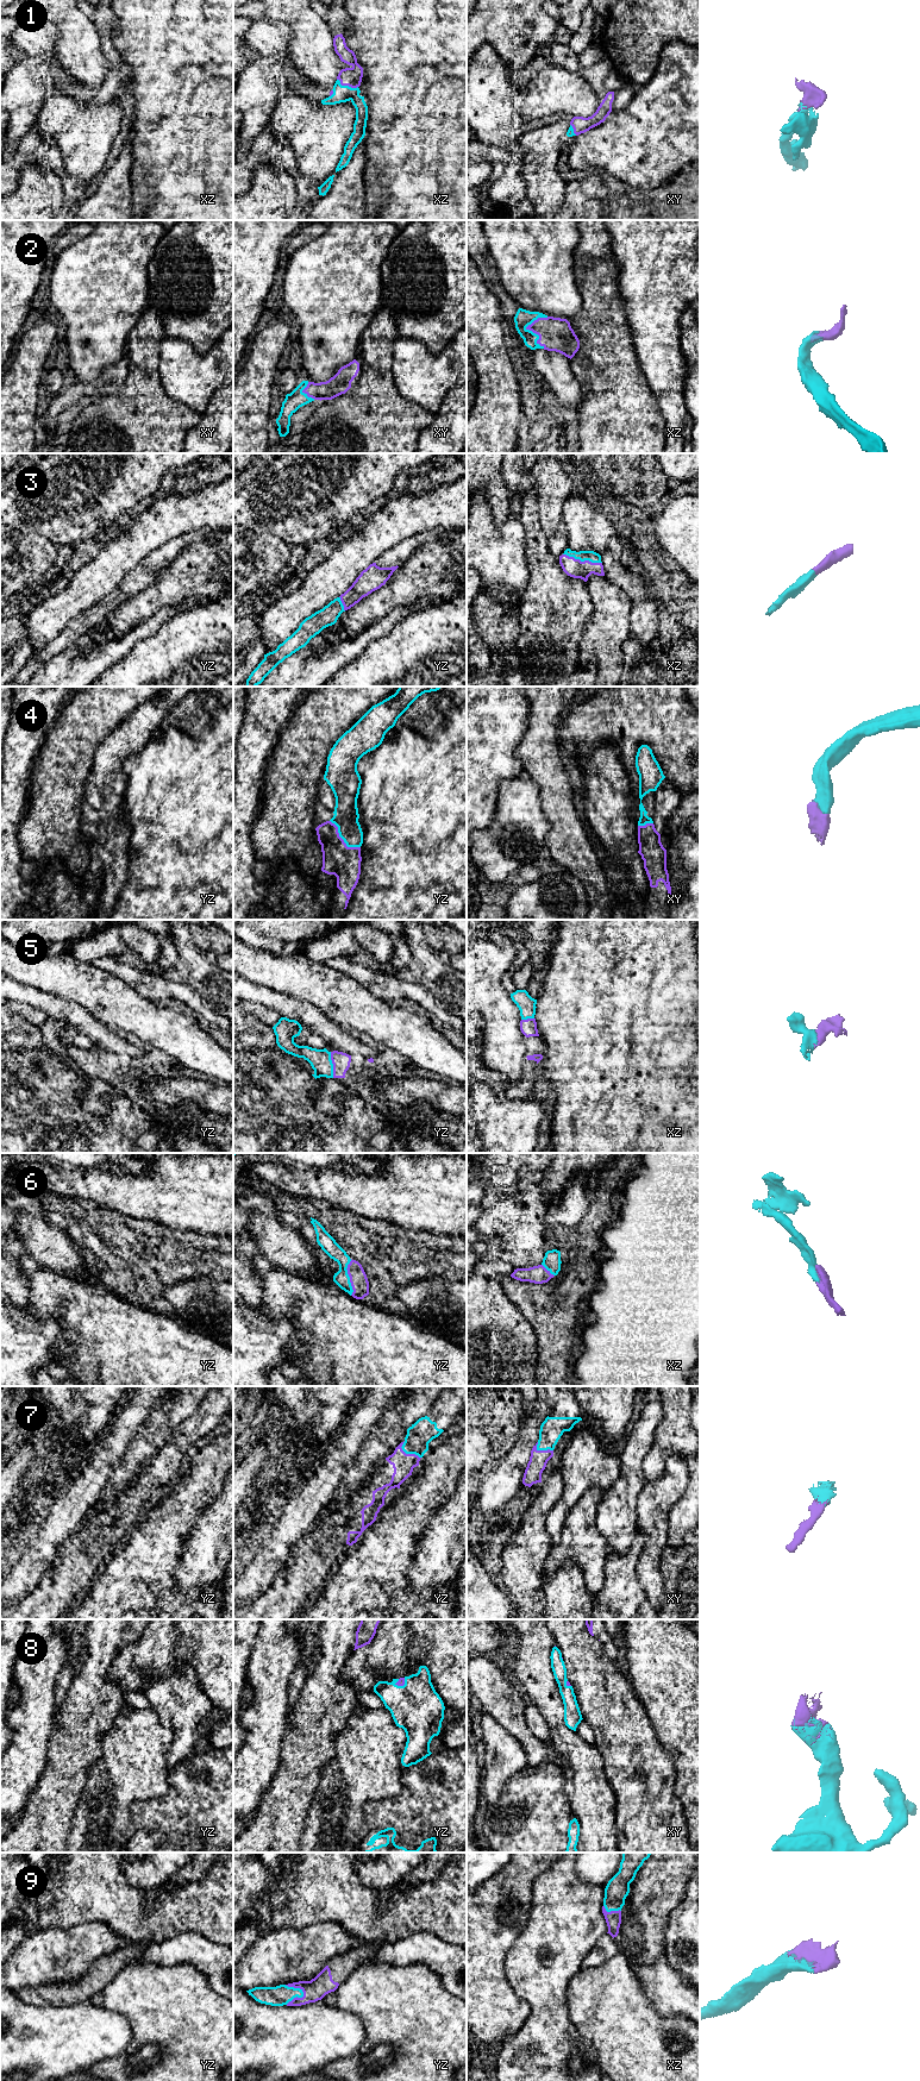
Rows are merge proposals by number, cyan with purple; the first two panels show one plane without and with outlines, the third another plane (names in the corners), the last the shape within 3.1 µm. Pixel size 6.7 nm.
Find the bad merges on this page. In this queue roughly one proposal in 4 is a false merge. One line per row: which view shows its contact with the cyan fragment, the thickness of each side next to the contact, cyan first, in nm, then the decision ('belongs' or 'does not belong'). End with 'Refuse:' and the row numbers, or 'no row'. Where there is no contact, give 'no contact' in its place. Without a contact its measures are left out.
1: xz | 110/130 nm | belongs
2: xz | 120/220 nm | belongs
3: xz | 70/130 nm | belongs
4: yz | 170/220 nm | belongs
5: yz | 140/120 nm | belongs
6: yz | 100/120 nm | belongs
7: yz | 170/140 nm | belongs
8: yz | 340/50 nm | belongs
9: yz | 140/150 nm | belongs
Refuse: no row

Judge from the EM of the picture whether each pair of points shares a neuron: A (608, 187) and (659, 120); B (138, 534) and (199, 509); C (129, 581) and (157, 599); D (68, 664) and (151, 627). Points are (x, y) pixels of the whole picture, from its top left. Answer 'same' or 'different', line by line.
A: different
B: same
C: different
D: same

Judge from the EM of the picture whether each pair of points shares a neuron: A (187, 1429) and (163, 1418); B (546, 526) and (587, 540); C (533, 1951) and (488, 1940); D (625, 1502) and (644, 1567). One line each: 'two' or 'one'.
A: two
B: two
C: two
D: two

